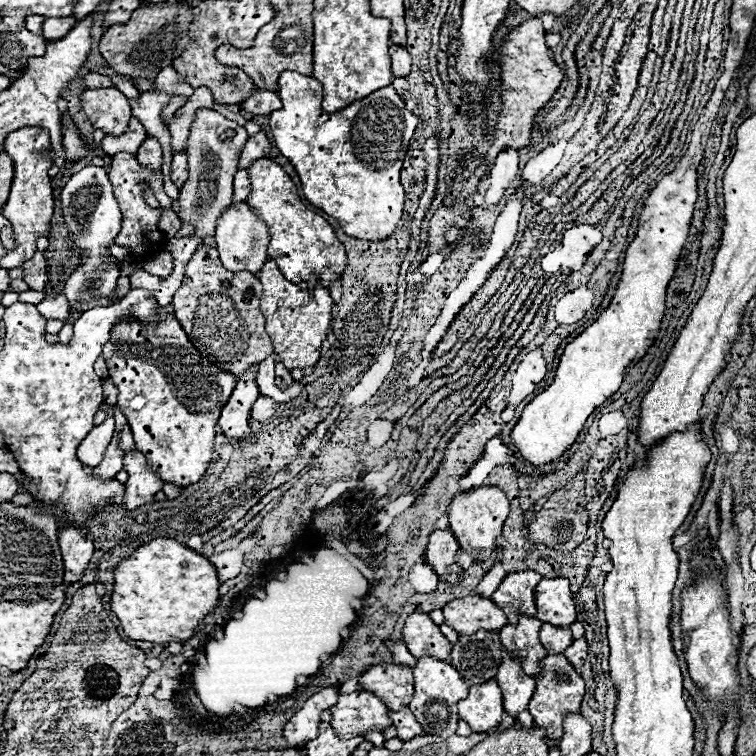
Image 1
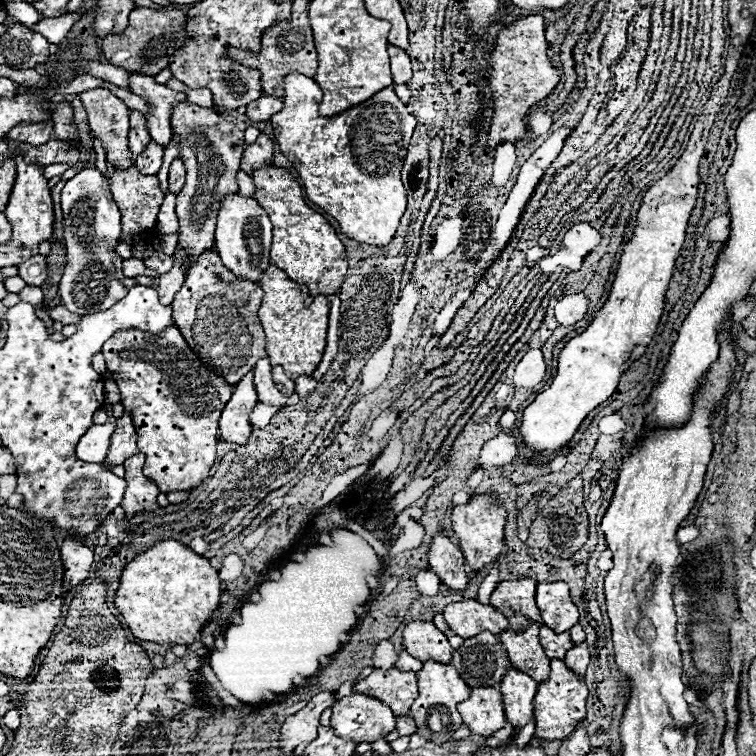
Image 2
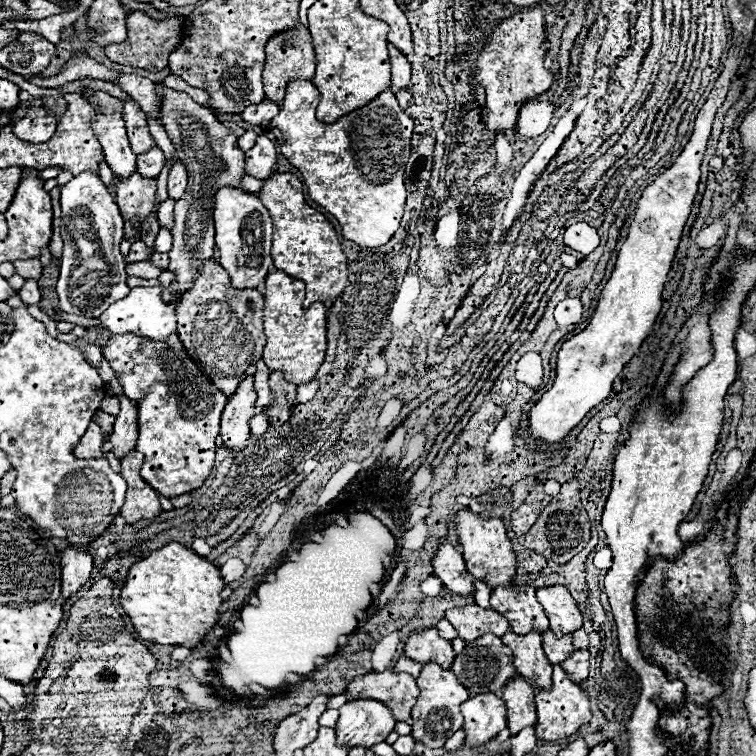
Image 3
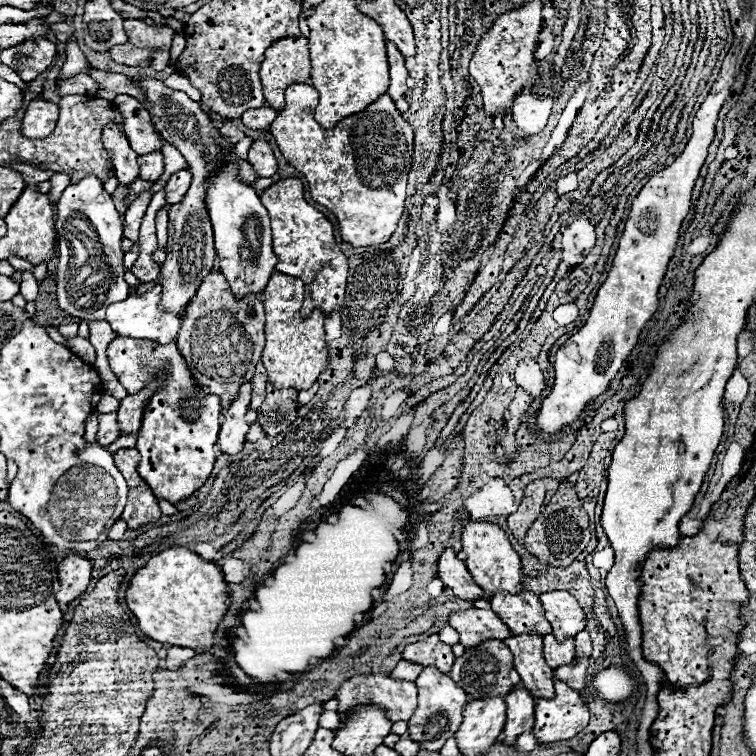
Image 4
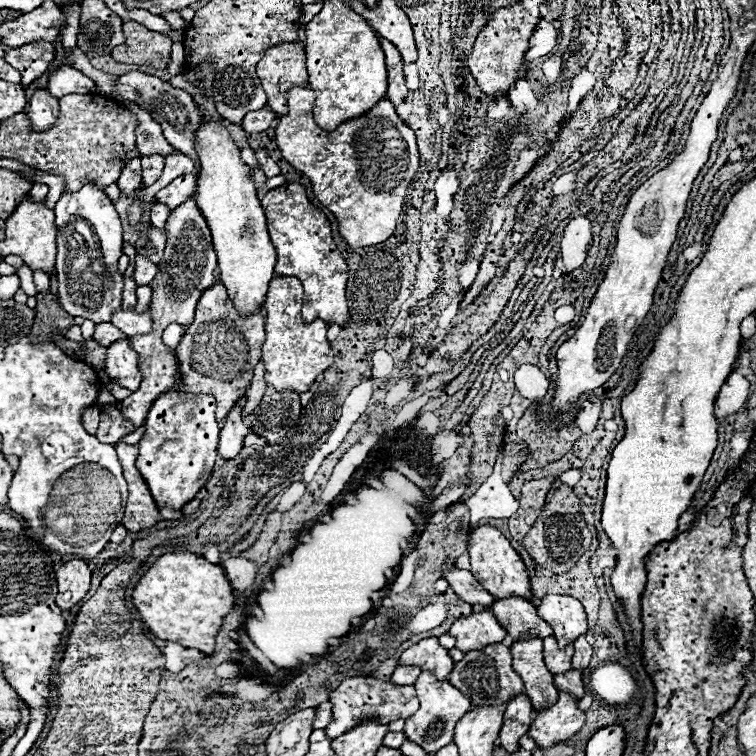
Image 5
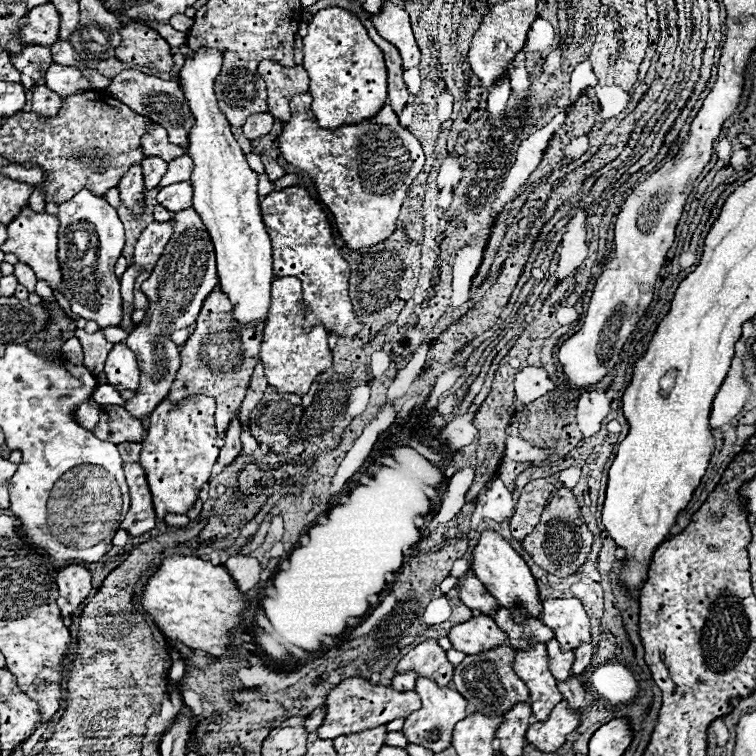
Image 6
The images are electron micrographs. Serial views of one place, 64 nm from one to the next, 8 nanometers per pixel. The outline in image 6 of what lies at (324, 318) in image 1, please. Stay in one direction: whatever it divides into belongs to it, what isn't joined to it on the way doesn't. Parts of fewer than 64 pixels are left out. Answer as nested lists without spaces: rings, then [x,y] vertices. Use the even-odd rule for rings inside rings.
[[[276,278],[272,282],[272,306],[264,328],[264,340],[260,348],[260,360],[266,368],[266,378],[270,386],[276,386],[282,394],[308,394],[312,382],[318,374],[332,366],[332,354],[326,344],[326,330],[314,326],[308,334],[302,330],[304,324],[304,302],[302,286],[298,278]]]

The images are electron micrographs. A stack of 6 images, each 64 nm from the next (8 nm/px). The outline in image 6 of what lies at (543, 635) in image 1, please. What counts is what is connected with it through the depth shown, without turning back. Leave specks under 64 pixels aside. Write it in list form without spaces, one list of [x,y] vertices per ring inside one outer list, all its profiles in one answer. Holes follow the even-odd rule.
[[[550,640],[546,644],[548,656],[550,656],[550,672],[558,682],[564,682],[572,676],[572,662],[574,662],[574,652],[562,652],[560,644],[556,640]]]

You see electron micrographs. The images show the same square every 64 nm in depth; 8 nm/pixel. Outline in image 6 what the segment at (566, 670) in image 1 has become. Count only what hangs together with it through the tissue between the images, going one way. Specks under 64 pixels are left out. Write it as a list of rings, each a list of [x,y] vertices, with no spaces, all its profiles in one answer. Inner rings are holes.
[[[562,700],[554,706],[546,722],[530,724],[526,742],[540,752],[548,752],[548,754],[556,752],[566,742],[568,734],[572,734],[578,728],[578,716],[580,714],[572,712],[566,700]]]

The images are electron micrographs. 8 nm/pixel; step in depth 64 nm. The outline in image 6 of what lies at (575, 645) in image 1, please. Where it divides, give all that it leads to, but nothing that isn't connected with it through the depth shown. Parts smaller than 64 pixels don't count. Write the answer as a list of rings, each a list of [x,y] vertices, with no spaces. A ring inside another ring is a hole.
[[[570,676],[570,680],[566,680],[566,682],[558,682],[558,688],[560,688],[560,692],[564,694],[564,698],[568,700],[568,706],[574,712],[582,712],[584,710],[584,706],[586,706],[584,704],[586,692],[584,692],[582,682],[576,676]]]

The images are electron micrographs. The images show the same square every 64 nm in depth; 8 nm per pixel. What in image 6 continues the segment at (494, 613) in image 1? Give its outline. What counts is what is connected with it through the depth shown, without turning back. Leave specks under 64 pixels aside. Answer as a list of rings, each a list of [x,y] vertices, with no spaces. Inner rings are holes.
[[[480,614],[464,624],[456,624],[450,630],[448,638],[452,640],[454,650],[464,654],[474,654],[502,646],[508,636],[494,624],[490,616]]]

